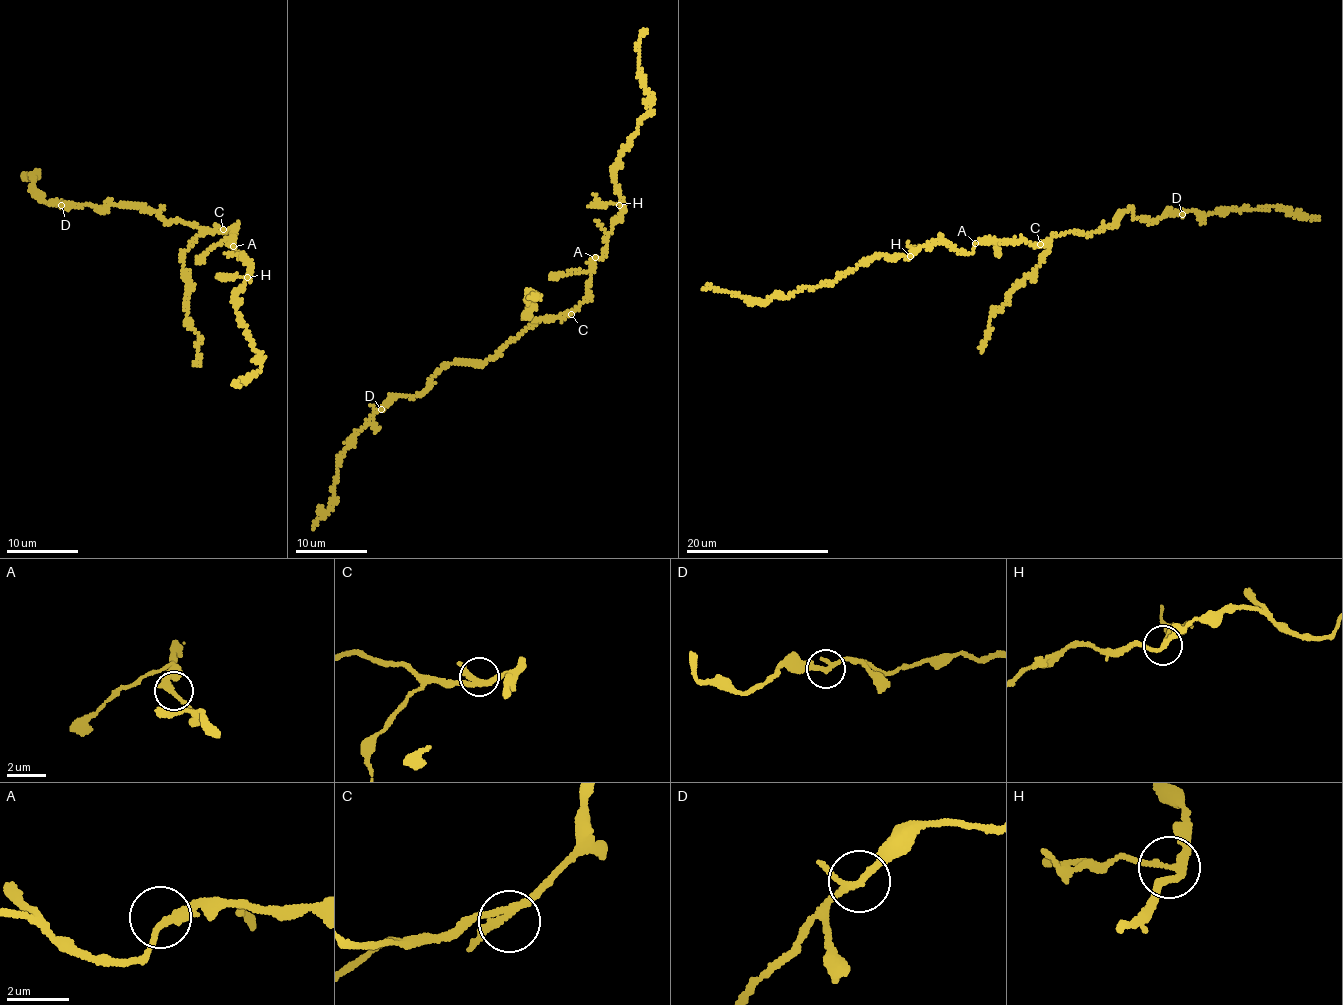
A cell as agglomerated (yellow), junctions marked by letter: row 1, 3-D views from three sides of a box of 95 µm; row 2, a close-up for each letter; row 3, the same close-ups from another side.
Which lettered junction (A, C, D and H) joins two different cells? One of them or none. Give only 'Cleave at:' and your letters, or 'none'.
Cleave at: H

